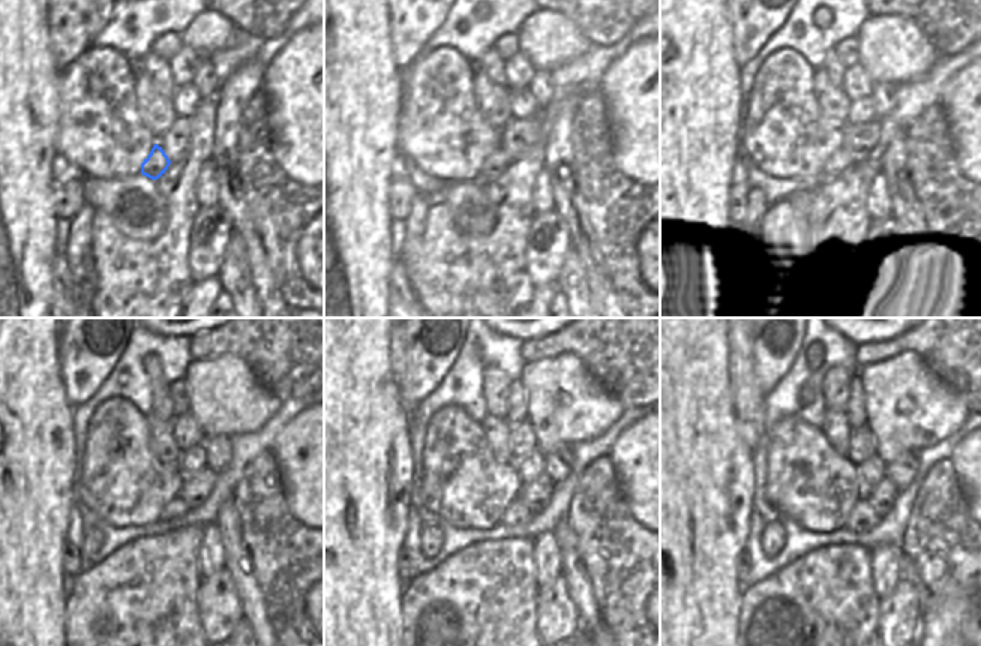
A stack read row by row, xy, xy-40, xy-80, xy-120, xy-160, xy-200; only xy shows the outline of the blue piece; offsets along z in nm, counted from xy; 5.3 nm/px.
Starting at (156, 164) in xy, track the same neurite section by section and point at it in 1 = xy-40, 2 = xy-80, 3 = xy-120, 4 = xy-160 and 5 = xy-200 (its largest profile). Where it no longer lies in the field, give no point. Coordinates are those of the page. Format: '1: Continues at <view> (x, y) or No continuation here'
1: Continues at xy-40 (494, 165)
2: Continues at xy-80 (839, 161)
3: Continues at xy-120 (174, 510)
4: Continues at xy-160 (518, 513)
5: Continues at xy-200 (863, 517).

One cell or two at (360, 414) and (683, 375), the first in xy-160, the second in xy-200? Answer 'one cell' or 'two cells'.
one cell

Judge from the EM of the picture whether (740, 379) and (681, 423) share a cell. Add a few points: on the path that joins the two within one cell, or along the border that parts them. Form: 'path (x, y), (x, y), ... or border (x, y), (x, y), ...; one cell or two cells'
border (728, 351), (728, 384), (735, 420); two cells

